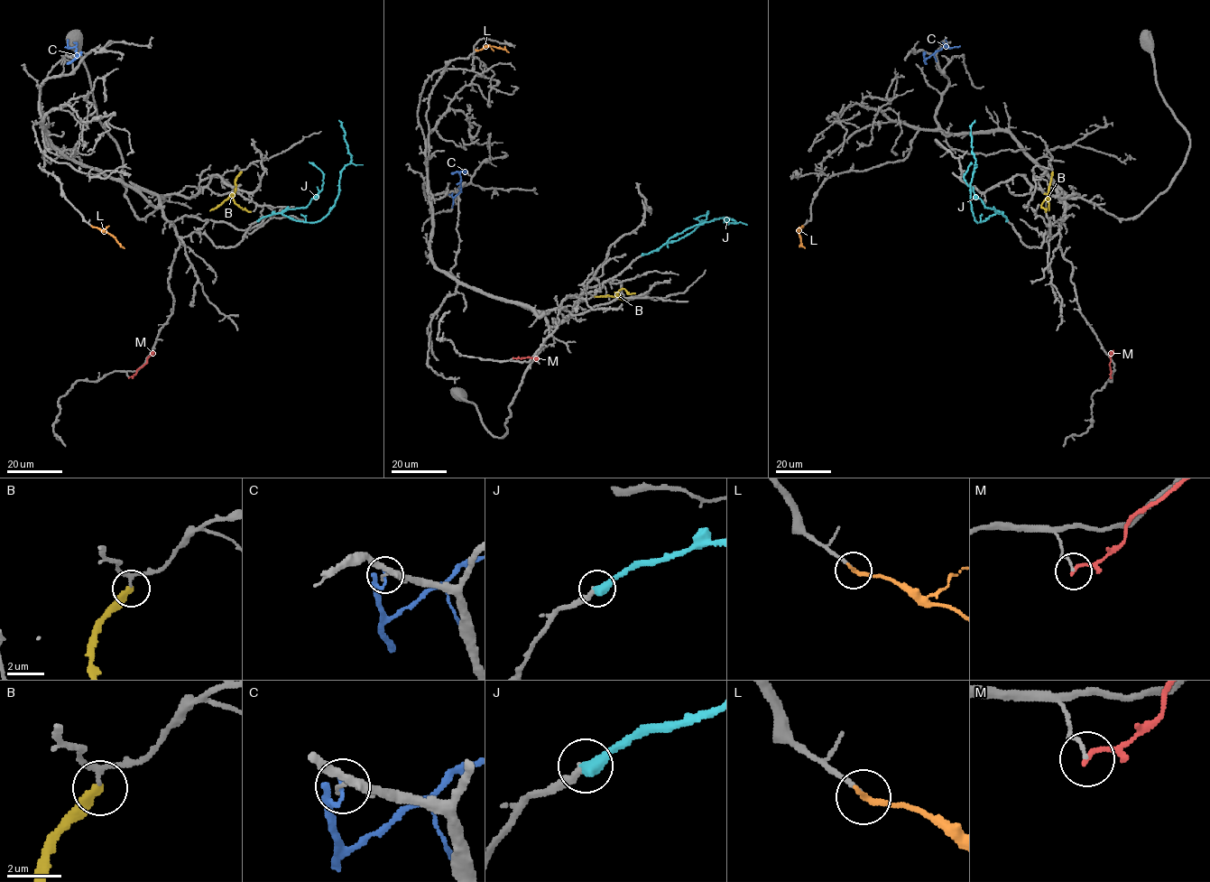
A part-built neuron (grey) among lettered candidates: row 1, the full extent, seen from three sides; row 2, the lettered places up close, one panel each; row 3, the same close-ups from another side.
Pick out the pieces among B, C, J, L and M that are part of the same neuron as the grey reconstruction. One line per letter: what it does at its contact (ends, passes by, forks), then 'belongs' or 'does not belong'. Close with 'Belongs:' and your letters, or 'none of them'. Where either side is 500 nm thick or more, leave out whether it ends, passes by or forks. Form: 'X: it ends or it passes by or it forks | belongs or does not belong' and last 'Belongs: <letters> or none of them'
B: it ends | does not belong
C: it ends | does not belong
J: it ends | belongs
L: it ends | belongs
M: it ends | does not belong
Belongs: J, L

